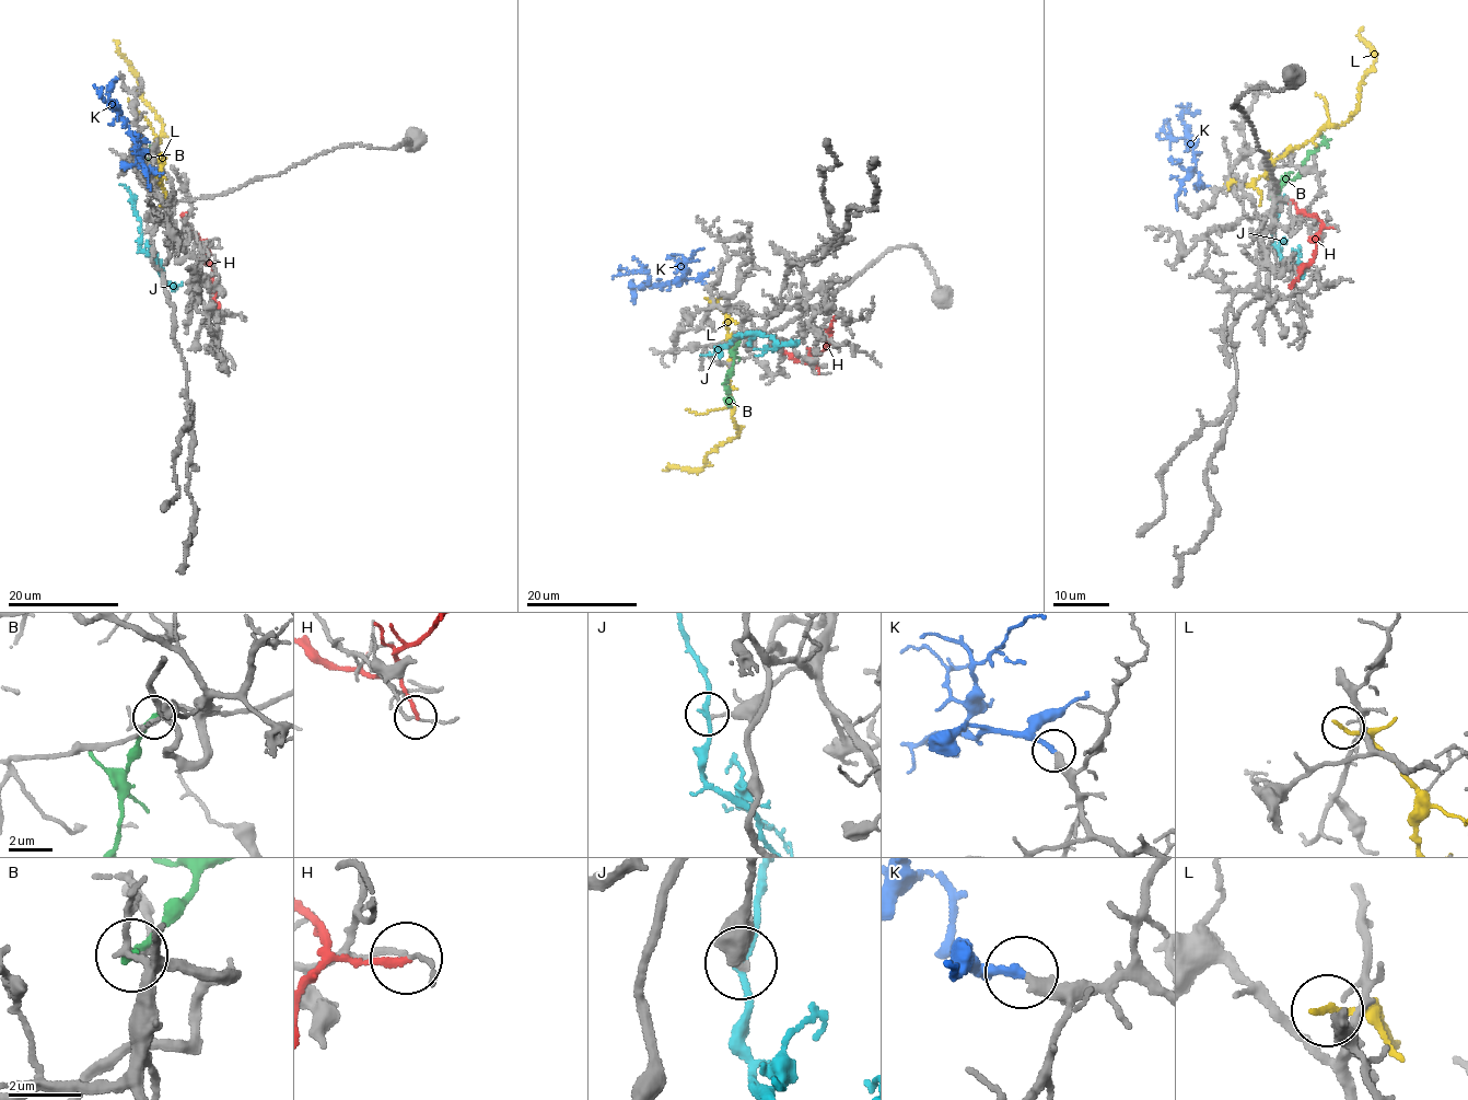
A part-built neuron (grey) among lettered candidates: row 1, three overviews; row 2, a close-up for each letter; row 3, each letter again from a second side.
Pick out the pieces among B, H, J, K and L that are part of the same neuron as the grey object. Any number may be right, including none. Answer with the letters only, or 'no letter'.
K

